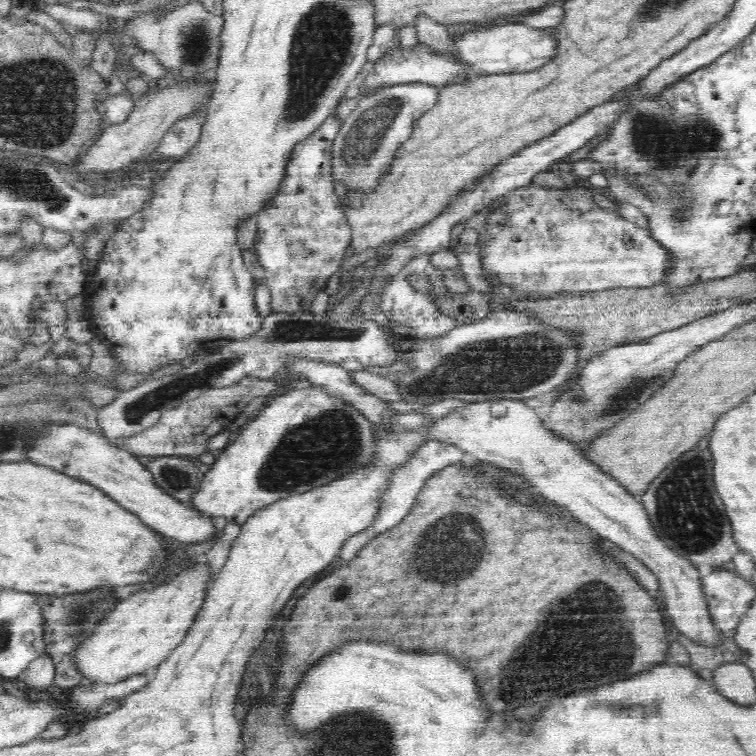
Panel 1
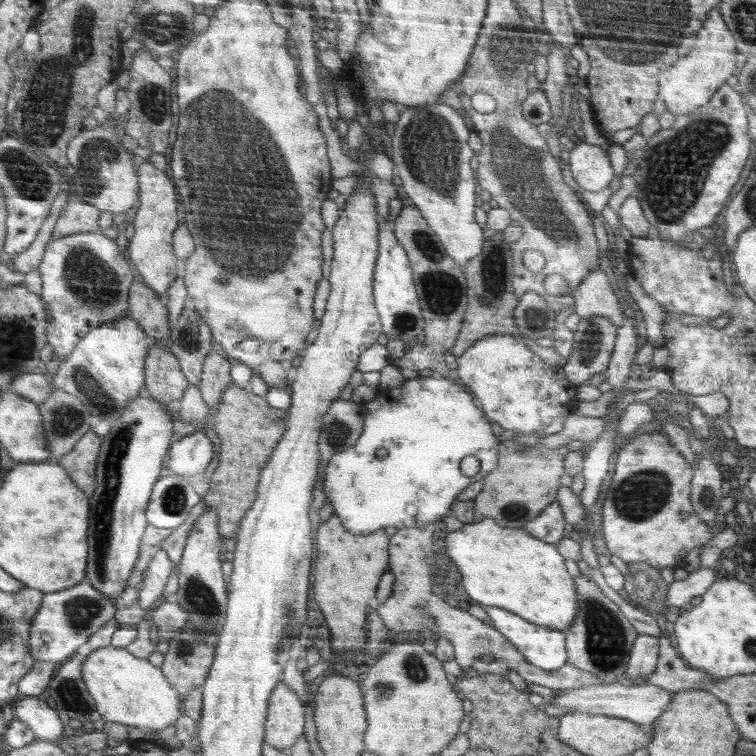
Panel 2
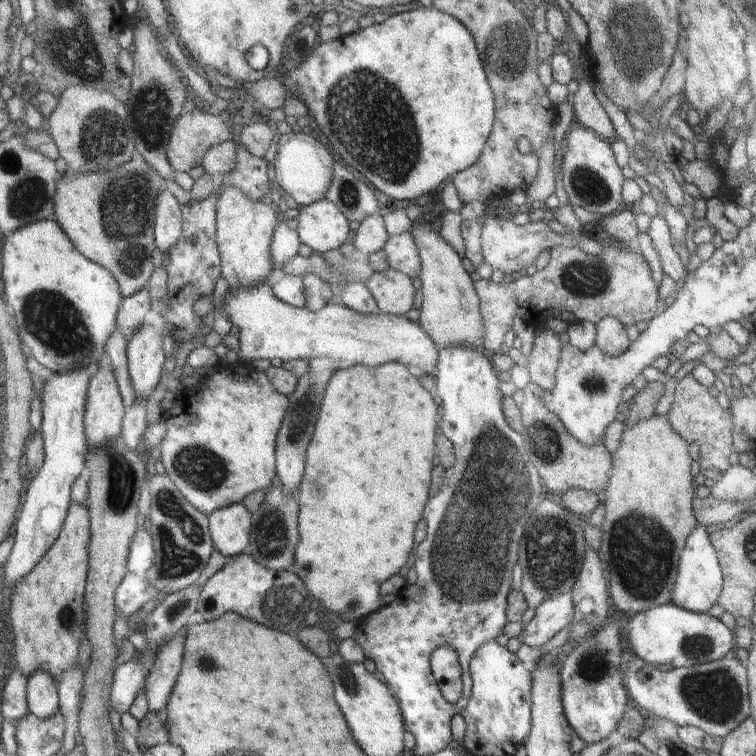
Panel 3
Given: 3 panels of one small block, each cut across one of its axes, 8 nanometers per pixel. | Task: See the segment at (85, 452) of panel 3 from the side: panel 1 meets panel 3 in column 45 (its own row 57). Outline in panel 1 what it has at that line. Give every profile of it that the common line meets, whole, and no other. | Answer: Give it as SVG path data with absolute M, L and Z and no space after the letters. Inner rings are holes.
M521 19L482 32L468 32L464 38L456 40L456 45L460 49L460 57L470 63L470 68L463 70L463 66L455 64L447 56L430 54L423 45L409 51L399 47L384 60L375 62L374 72L369 73L362 82L363 90L372 92L382 86L398 83L426 83L442 88L452 75L466 73L471 76L472 71L488 75L532 72L556 60L560 50L560 37L558 30L553 26L532 26Z

